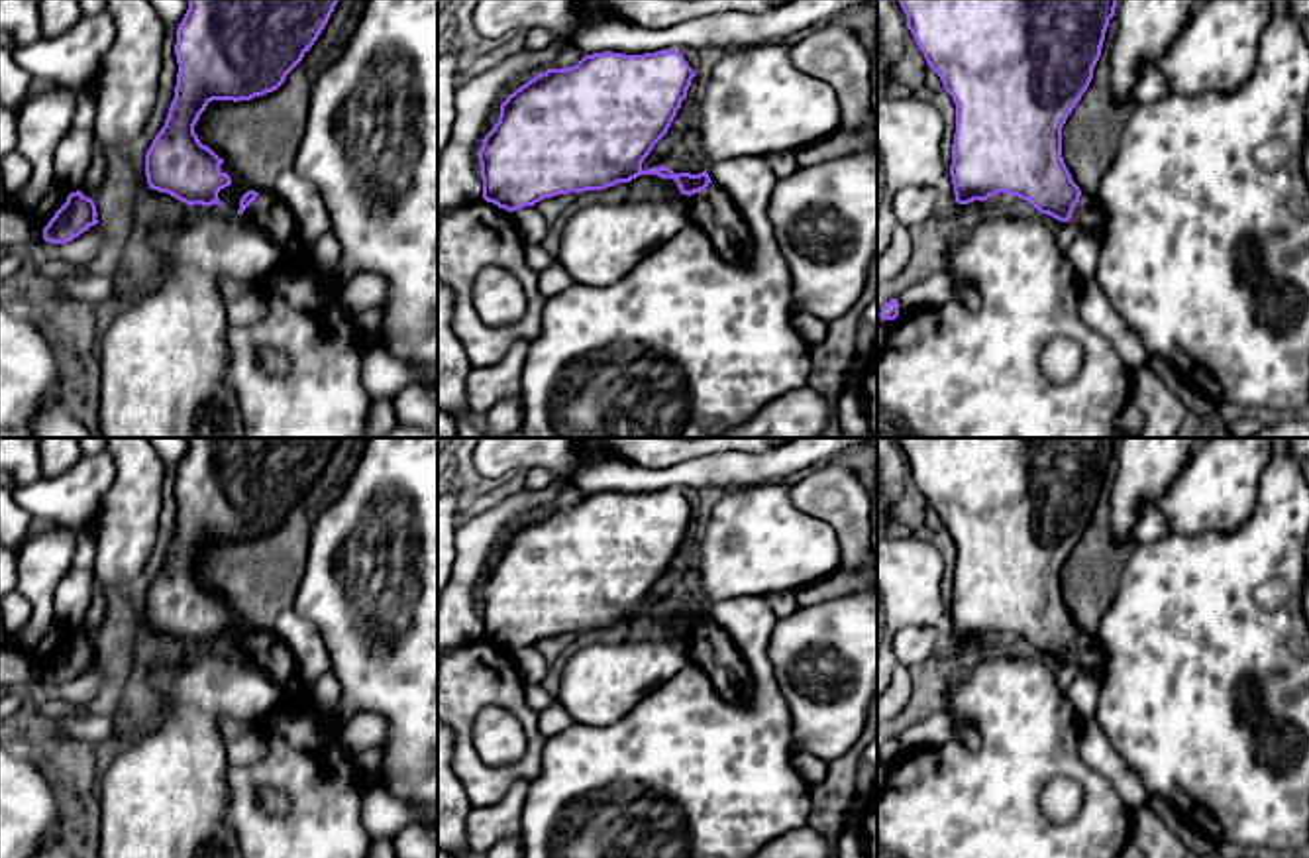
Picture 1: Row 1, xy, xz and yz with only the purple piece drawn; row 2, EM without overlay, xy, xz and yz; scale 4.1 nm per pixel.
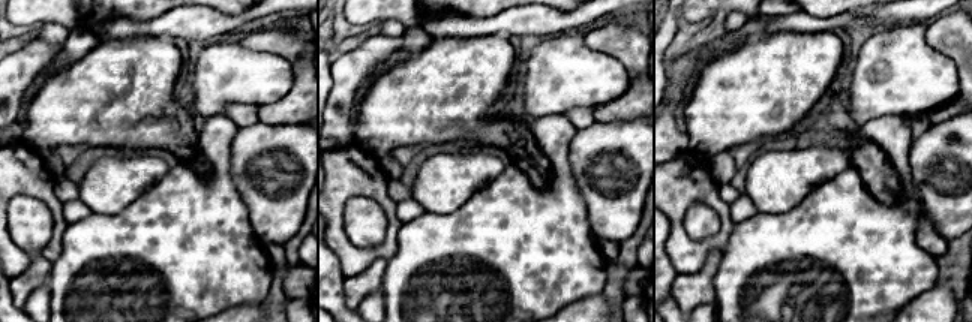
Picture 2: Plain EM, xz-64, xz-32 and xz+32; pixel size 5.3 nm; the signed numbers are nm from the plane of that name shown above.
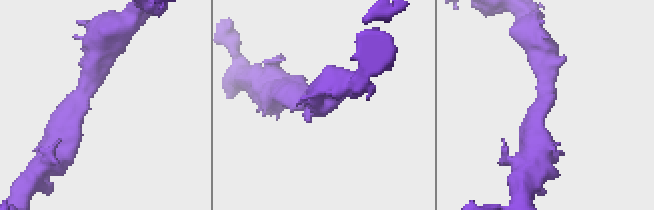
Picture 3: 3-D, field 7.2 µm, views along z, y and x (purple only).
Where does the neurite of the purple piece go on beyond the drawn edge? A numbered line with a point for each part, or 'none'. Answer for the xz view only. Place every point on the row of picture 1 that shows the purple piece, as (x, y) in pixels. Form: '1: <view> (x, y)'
1: xz (713, 211)

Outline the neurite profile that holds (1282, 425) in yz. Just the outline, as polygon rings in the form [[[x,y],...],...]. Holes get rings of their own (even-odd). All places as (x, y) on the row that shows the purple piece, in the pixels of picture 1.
[[[1309,412],[1268,416],[1268,426],[1256,438],[1309,438]]]

